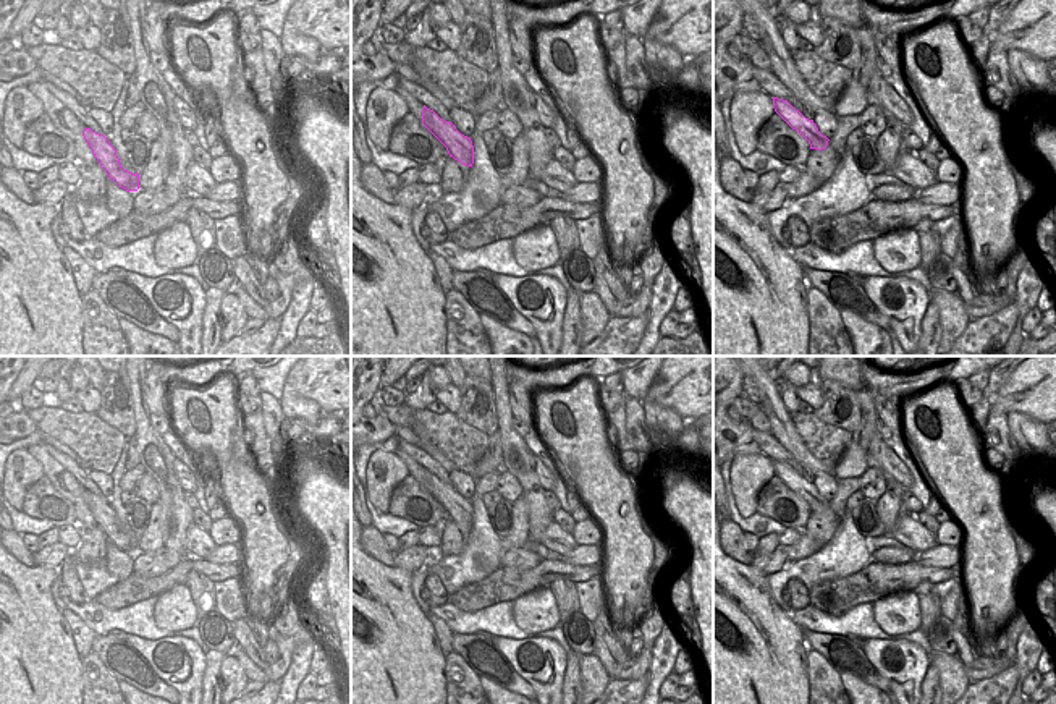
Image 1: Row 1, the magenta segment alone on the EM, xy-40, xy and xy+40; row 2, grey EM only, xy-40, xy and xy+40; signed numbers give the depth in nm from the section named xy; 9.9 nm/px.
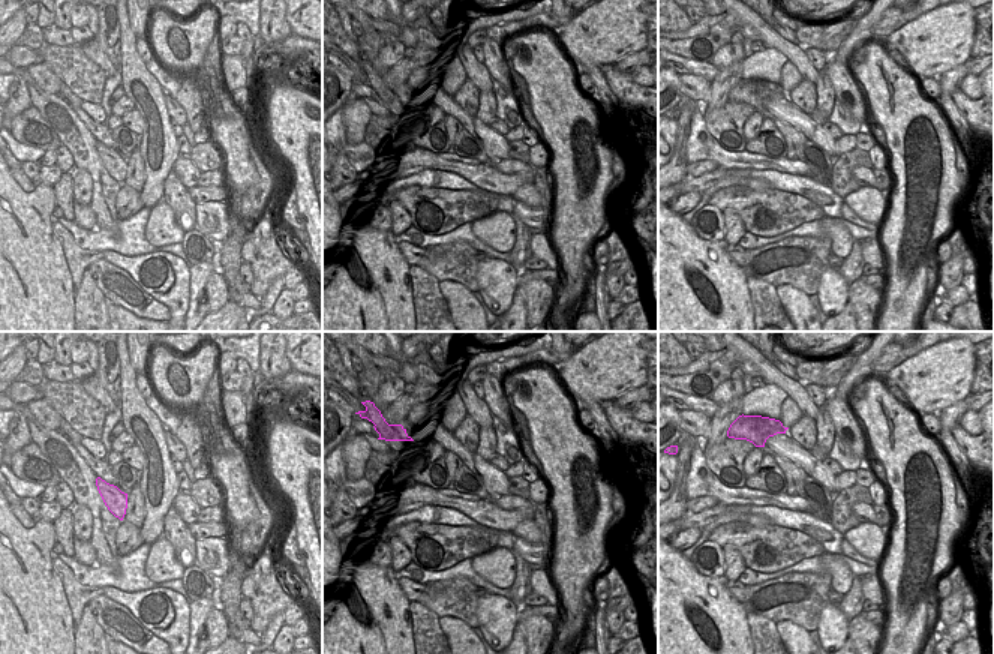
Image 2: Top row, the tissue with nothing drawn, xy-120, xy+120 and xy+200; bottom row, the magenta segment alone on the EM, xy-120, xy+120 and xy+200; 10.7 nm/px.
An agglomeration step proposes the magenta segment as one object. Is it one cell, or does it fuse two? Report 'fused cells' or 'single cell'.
fused cells

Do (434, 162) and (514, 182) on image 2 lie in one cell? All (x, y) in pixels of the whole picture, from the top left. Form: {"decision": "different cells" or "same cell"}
{"decision": "same cell"}

